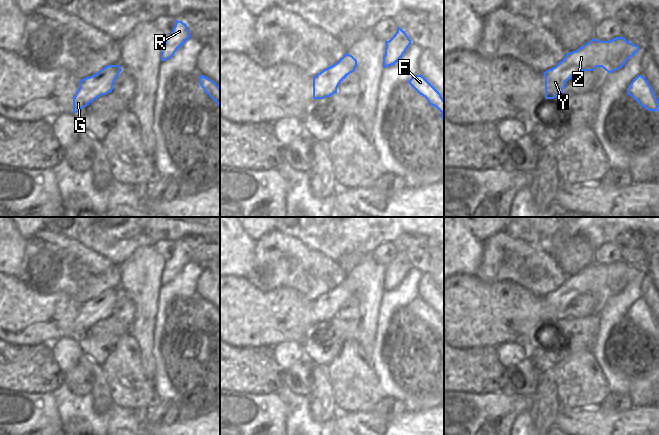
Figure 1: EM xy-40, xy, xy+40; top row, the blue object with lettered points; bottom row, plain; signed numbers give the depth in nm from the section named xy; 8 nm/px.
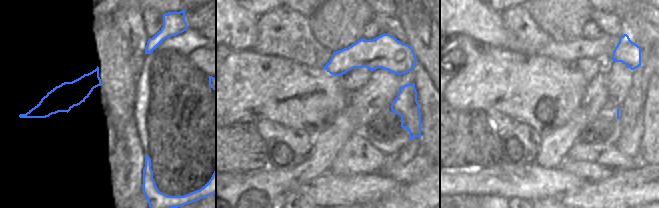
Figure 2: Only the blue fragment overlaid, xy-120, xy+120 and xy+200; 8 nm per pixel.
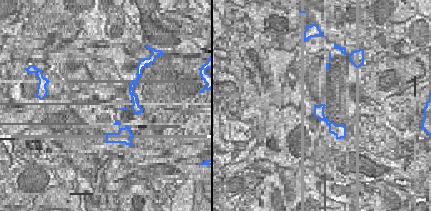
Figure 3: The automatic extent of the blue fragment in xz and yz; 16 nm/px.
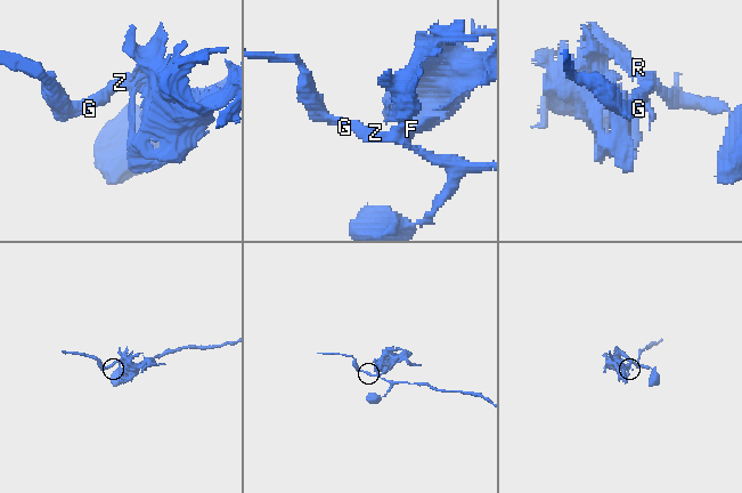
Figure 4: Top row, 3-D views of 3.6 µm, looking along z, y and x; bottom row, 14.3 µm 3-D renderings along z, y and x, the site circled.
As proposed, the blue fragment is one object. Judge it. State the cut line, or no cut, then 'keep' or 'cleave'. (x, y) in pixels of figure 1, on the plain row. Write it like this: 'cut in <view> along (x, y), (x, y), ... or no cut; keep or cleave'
cut in xy+40 along (619, 261), (628, 266); cleave

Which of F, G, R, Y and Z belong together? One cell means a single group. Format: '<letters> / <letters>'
F R / G Y Z

